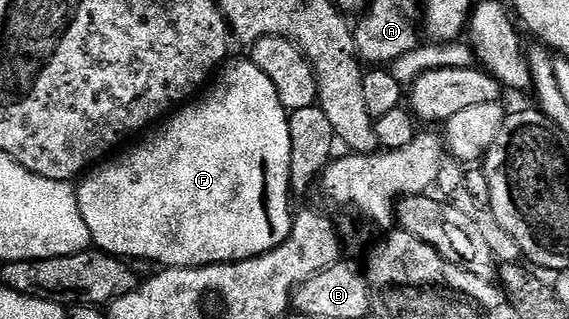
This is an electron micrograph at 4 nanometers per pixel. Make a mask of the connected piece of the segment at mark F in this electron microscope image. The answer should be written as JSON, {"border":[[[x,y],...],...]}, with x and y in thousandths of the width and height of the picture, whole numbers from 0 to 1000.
{"border":[[[425,182],[413,201],[402,201],[399,197],[374,241],[373,260],[360,279],[359,295],[311,342],[290,382],[279,386],[255,429],[258,439],[251,451],[243,451],[237,464],[223,461],[220,467],[223,476],[216,489],[202,486],[199,495],[174,511],[142,567],[146,577],[135,580],[141,671],[148,683],[148,708],[155,708],[167,781],[192,790],[197,803],[216,809],[237,803],[243,815],[272,815],[278,834],[293,840],[357,840],[367,828],[408,828],[415,815],[441,815],[446,803],[475,790],[508,746],[513,699],[513,661],[510,665],[513,605],[508,558],[508,361],[485,295],[485,270],[478,270],[478,254],[466,238],[464,219],[457,219],[457,207],[445,201],[438,182]]]}

